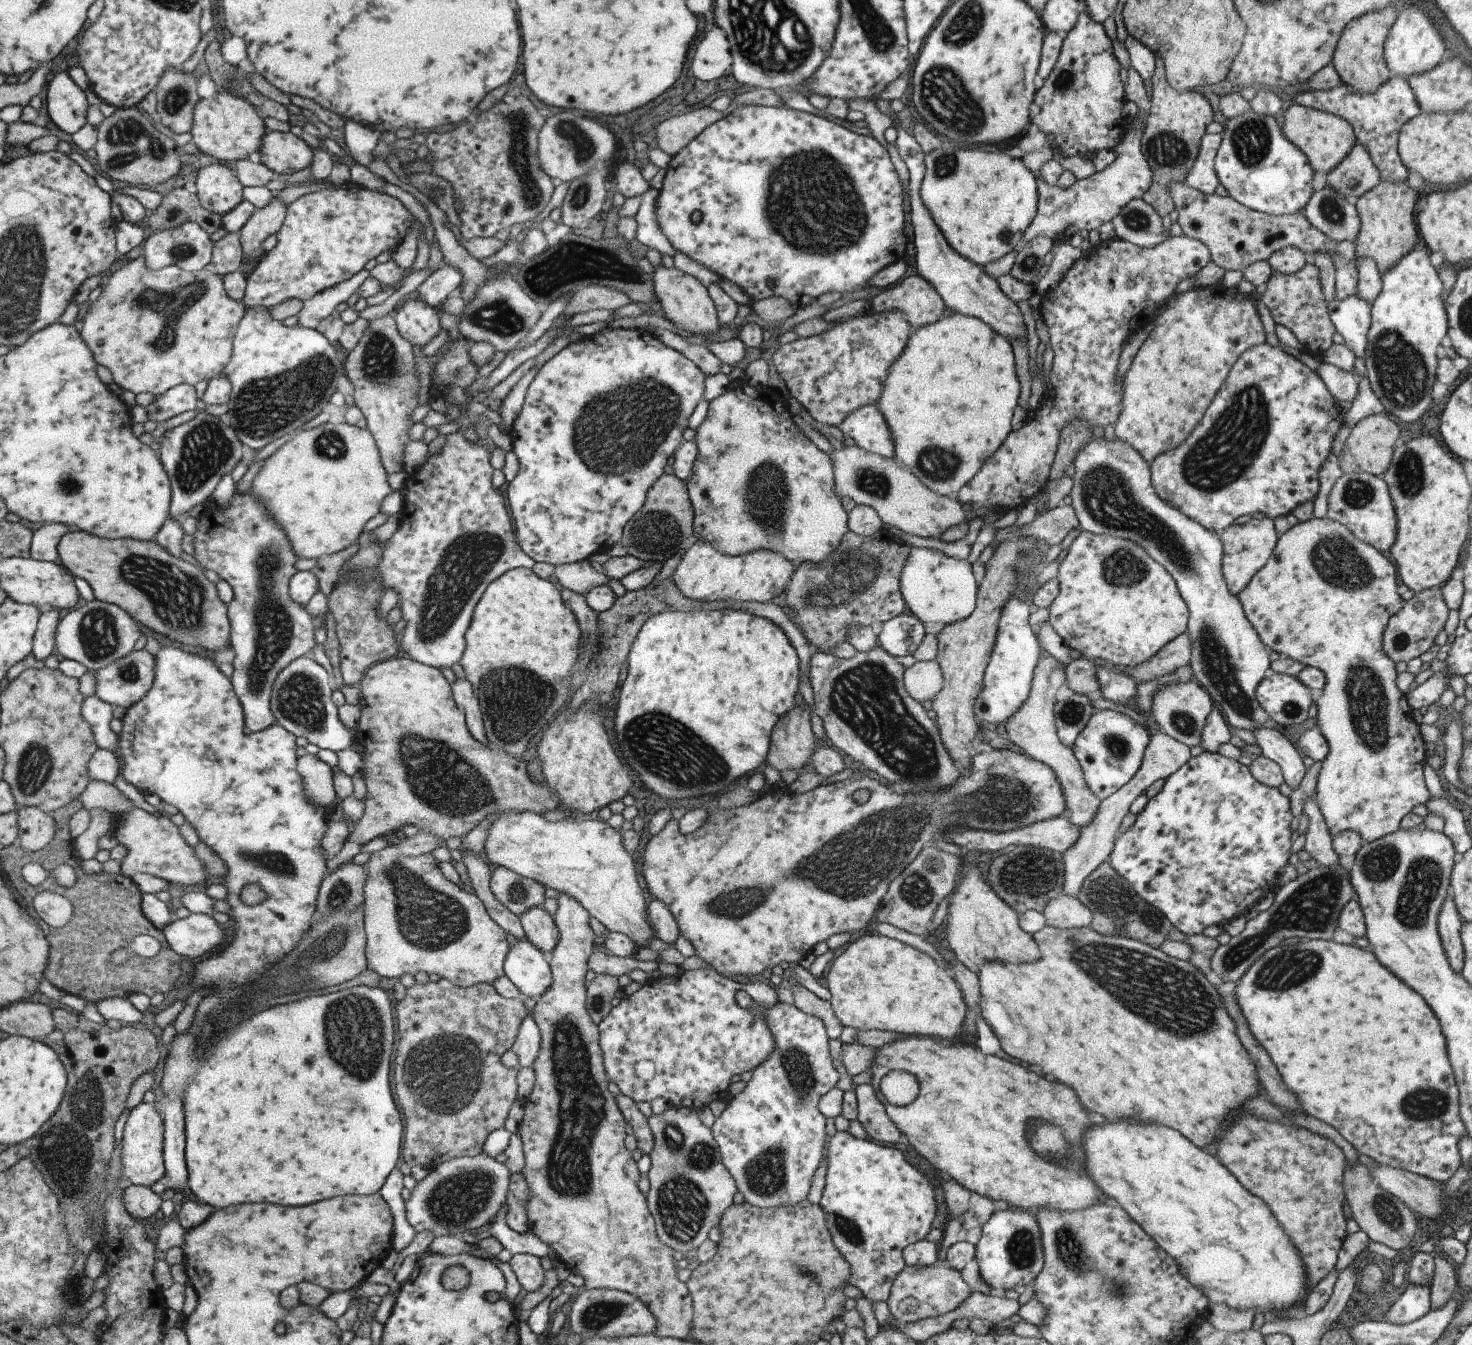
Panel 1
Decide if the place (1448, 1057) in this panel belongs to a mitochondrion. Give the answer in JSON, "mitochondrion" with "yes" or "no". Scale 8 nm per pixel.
{"mitochondrion":"no"}

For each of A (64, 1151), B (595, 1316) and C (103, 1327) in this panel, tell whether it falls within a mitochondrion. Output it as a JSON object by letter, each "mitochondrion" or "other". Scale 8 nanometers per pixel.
{"A":"mitochondrion","B":"mitochondrion","C":"other"}

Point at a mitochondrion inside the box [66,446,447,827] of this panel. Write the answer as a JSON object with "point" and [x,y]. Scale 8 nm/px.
{"point":[273,625]}

